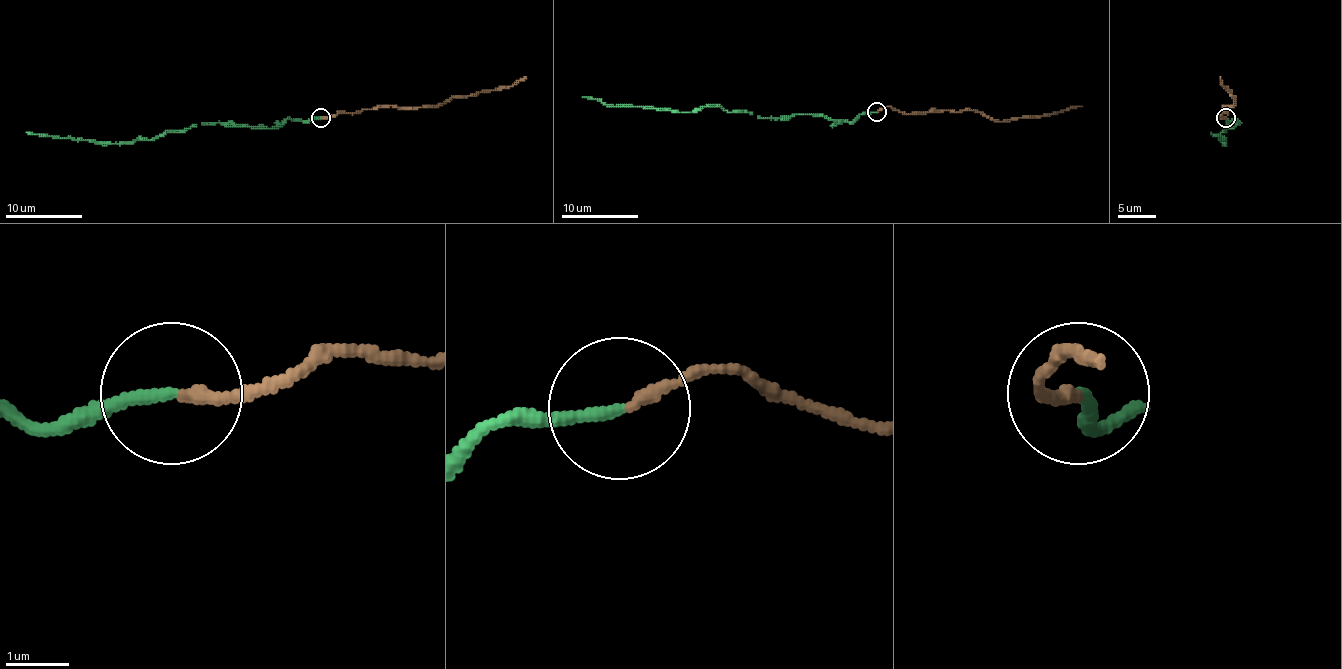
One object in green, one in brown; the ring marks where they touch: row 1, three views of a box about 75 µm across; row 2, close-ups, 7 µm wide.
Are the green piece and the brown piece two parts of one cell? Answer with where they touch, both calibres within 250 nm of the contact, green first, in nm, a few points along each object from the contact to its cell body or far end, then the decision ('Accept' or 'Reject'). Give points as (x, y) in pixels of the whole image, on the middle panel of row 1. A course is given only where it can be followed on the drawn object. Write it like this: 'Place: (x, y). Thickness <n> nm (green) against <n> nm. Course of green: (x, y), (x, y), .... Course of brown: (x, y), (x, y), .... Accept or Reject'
Place: (876, 112). Thickness 200 nm (green) against 190 nm. Course of green: (876, 112), (859, 114), (851, 122), (794, 114), (759, 118), (719, 106), (693, 112), (609, 106), (582, 97). Course of brown: (878, 112), (887, 106), (906, 114), (977, 110), (1004, 122), (1082, 106). Accept

